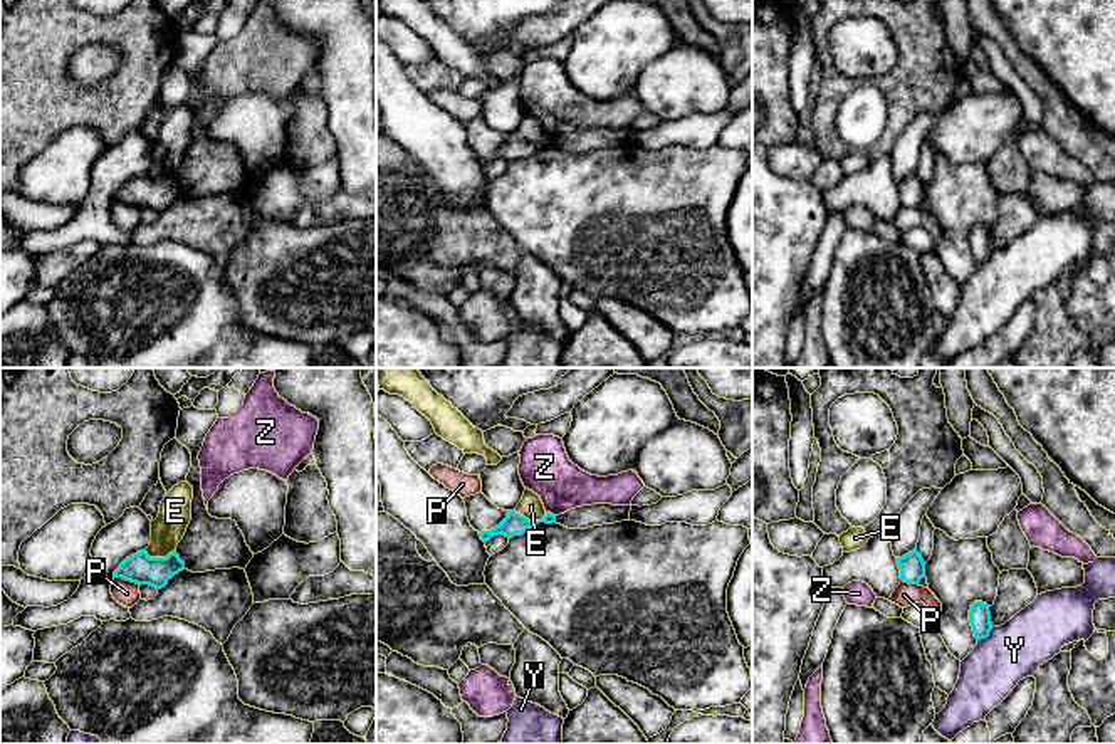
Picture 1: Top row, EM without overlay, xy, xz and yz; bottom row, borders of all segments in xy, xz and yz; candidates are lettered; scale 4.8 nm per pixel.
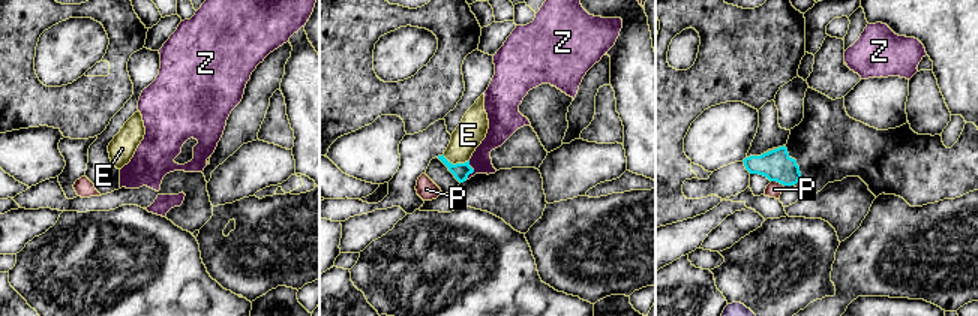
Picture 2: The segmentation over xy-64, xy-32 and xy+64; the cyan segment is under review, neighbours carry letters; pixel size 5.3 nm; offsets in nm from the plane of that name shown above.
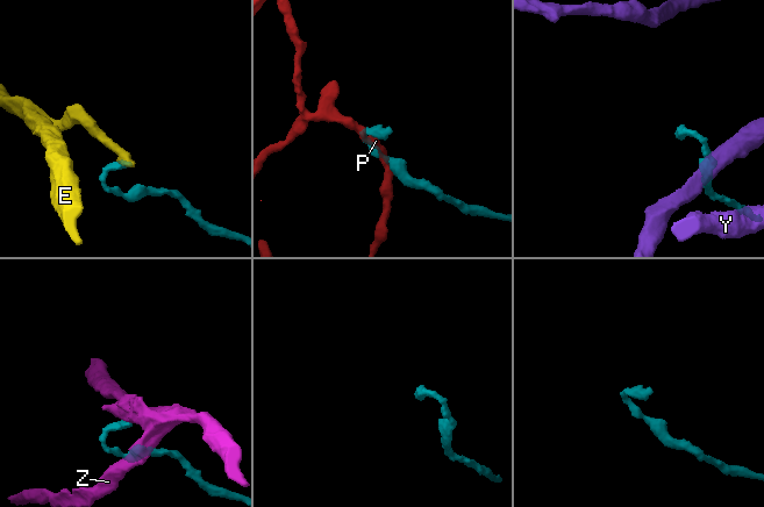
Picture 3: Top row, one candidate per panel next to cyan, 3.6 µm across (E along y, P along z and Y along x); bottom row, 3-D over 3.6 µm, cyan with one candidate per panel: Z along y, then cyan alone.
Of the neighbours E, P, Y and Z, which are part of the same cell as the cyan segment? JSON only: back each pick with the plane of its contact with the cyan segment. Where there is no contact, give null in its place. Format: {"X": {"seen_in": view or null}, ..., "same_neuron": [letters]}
{"same_neuron": []}

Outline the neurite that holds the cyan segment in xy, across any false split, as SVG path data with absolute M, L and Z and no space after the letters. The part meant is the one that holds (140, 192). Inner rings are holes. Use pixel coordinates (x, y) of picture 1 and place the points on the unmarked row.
M146 173L126 181L114 195L114 202L123 202L136 208L149 208L161 213L168 205L185 193L185 186L176 175L166 181L149 181Z

